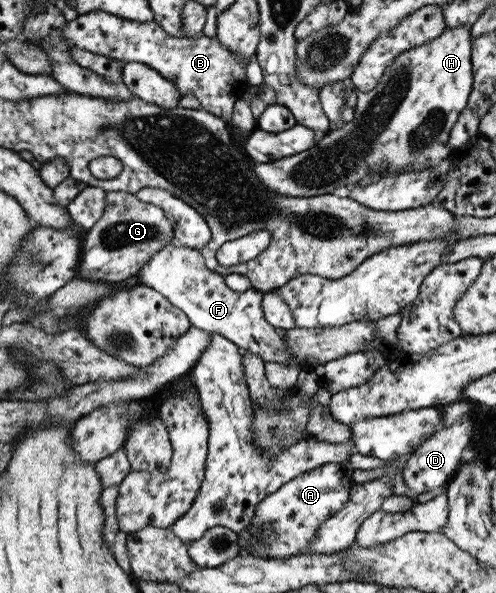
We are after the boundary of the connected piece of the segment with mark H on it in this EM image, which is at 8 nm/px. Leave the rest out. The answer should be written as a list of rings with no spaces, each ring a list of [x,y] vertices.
[[[471,25],[450,27],[436,39],[407,49],[398,55],[385,70],[376,87],[368,92],[360,92],[353,83],[357,103],[353,119],[337,129],[329,129],[321,141],[301,153],[285,156],[269,163],[252,161],[256,176],[262,184],[282,196],[308,198],[331,194],[341,185],[354,185],[366,180],[368,175],[378,171],[398,170],[405,172],[421,171],[435,167],[453,153],[447,143],[450,131],[457,118],[466,108],[473,83]]]

